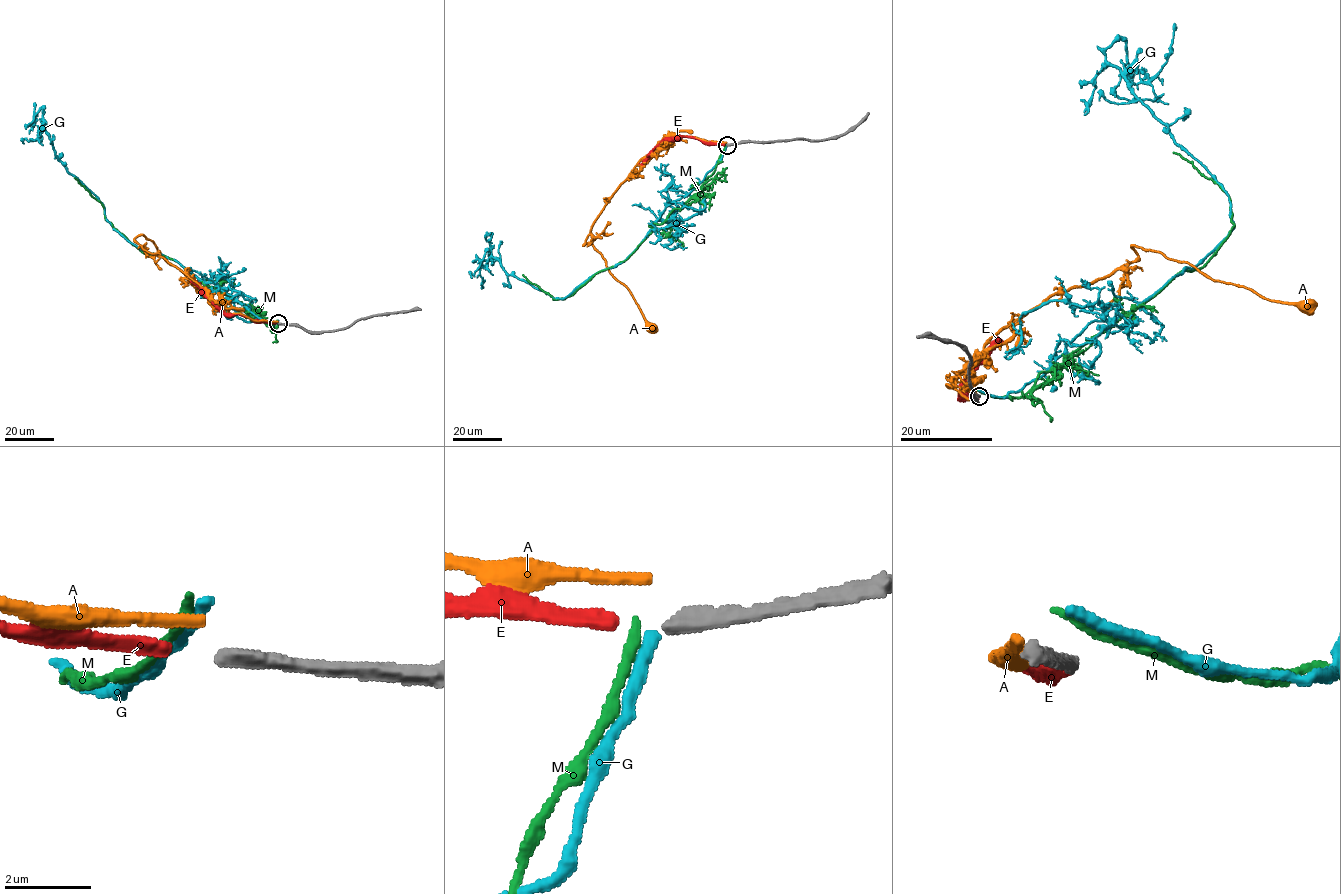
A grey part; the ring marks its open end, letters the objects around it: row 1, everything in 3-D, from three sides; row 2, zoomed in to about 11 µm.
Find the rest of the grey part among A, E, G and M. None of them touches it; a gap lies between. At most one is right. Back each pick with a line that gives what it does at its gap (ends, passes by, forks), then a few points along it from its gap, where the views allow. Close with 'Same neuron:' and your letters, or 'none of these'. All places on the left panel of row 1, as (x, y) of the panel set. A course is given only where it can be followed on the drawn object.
E: it ends | via (275, 323), (254, 322), (238, 314), (225, 314), (190, 281)
Same neuron: E

